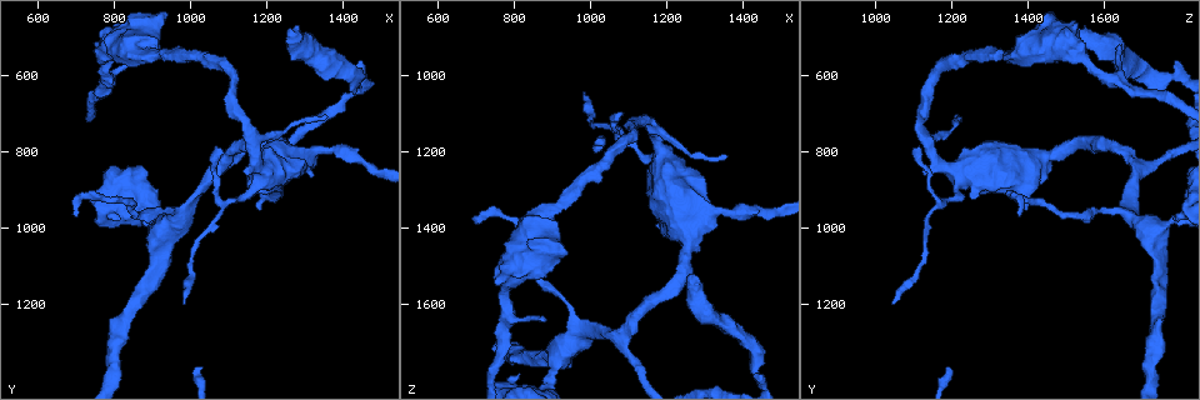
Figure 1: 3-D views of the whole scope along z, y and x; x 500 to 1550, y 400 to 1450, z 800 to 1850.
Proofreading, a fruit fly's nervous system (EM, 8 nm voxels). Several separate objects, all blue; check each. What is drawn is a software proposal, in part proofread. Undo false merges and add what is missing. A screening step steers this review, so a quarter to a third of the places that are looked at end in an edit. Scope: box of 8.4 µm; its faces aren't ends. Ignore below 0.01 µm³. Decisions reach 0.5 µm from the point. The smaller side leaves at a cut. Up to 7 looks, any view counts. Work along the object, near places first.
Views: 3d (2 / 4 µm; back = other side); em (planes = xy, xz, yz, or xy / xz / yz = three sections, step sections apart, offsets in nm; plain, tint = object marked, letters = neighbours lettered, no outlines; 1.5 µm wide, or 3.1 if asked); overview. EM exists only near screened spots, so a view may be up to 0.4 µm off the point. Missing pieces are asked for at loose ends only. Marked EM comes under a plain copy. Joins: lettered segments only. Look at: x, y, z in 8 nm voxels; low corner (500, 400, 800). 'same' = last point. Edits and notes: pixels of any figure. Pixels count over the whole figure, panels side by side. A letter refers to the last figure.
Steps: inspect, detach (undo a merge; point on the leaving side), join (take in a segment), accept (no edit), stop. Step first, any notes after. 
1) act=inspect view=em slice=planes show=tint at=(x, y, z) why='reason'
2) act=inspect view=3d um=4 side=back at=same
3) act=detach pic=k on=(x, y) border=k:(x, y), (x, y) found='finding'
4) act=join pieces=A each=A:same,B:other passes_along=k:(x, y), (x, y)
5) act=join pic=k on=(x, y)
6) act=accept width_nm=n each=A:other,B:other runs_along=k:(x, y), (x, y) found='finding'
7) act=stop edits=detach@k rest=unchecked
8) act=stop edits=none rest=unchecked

act=inspect view=3d um=4 side=back at=(920, 1000, 1755) why='arms part here'

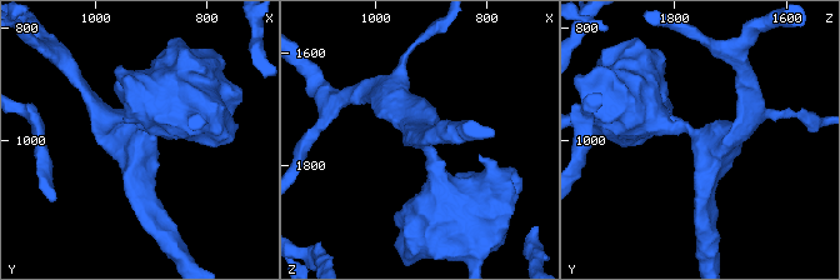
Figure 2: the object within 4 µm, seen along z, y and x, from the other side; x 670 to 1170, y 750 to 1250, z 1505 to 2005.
act=inspect view=em slice=xz step=4 show=tint at=(915, 995, 1750)

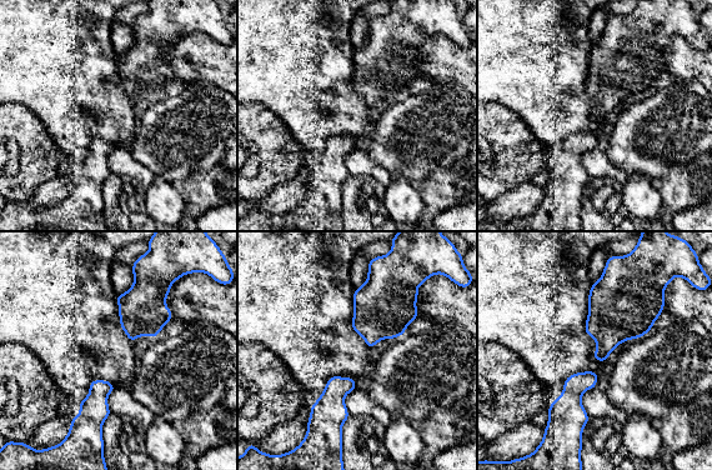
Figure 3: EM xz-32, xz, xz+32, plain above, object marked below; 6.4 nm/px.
act=inspect view=em slice=planes show=letters at=same why='cut it another way'

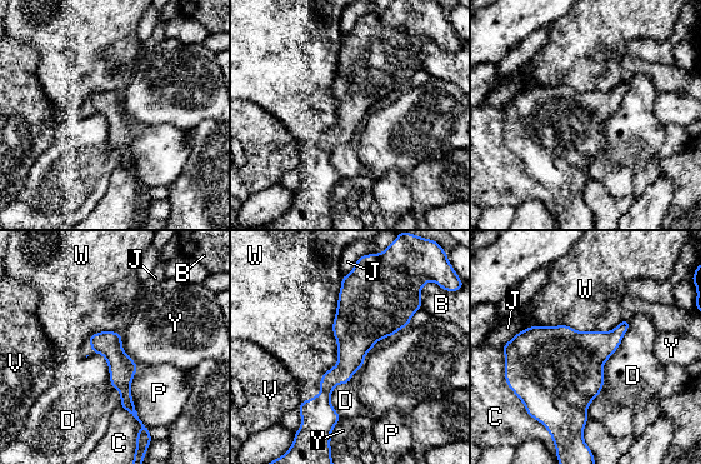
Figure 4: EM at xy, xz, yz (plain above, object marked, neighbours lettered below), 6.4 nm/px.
act=accept width_nm=170 each=B:other,C:other,D:other,J:other,P:other,V:other,W:other,Y:other border=4:(343, 277), (336, 363), (321, 375) found='continuous, no second neuron'

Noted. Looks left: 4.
act=inspect view=3d um=2 at=(1265, 470, 1525) why='an open end'

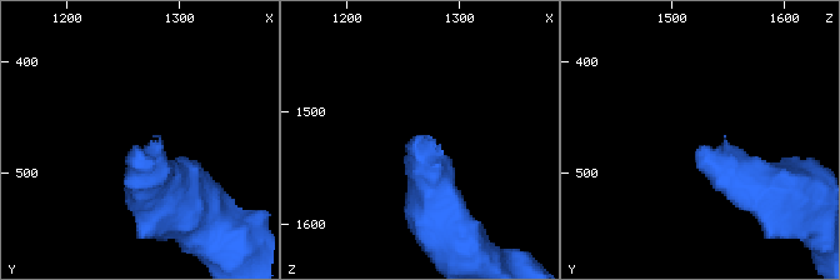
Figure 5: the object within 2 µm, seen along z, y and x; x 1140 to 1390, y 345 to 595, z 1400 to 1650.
act=inspect view=em slice=yz step=8 show=letters at=(1262, 474, 1528) why='now the EM'

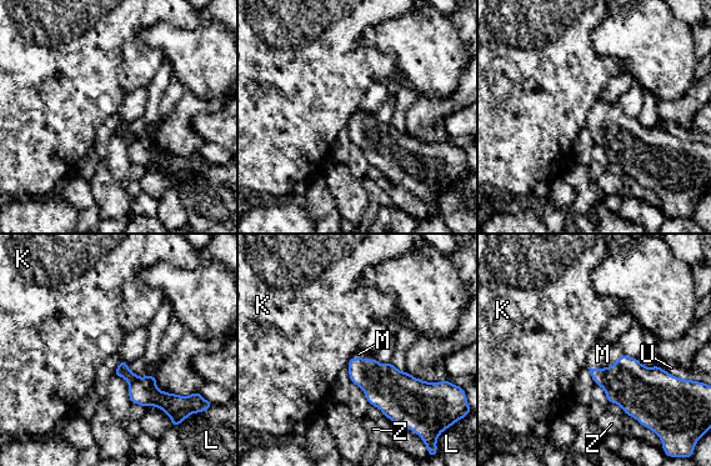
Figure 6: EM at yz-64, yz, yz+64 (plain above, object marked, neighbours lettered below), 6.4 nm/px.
act=inspect view=em slice=planes show=letters at=same why='cut it another way'

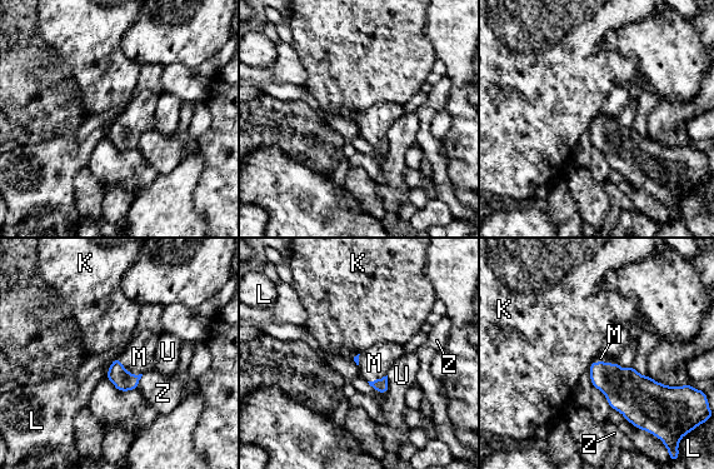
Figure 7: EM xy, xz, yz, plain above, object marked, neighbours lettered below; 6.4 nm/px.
act=join pieces=M longest_contact=M:200nm each=K:other,L:other,M:same,U:other,Z:other found='it goes on there'

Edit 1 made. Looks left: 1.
act=stop edits=join@7 rest=unchecked

